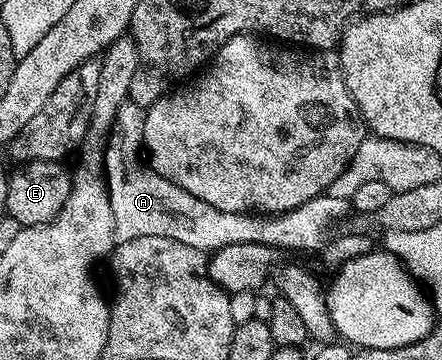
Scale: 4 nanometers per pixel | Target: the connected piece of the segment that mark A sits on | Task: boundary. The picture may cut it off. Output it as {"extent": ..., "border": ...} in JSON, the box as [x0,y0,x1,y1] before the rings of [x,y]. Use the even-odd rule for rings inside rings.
{"extent":[105,102,350,254],"border":[[[126,102],[105,141],[105,181],[111,198],[111,214],[115,214],[118,241],[171,238],[207,254],[231,243],[261,243],[280,250],[291,248],[295,252],[316,253],[330,239],[329,227],[336,220],[344,221],[350,215],[350,201],[328,194],[319,194],[303,202],[303,206],[287,208],[276,214],[228,212],[211,206],[211,202],[195,198],[195,194],[175,186],[175,182],[167,182],[165,176],[160,176],[157,169],[150,166],[143,138],[146,119],[146,109]]]}

